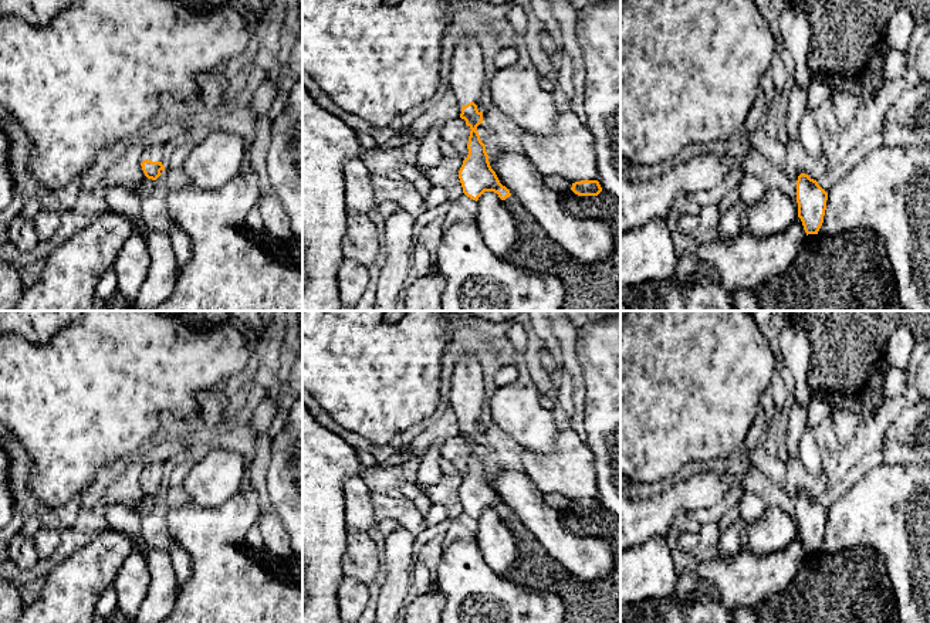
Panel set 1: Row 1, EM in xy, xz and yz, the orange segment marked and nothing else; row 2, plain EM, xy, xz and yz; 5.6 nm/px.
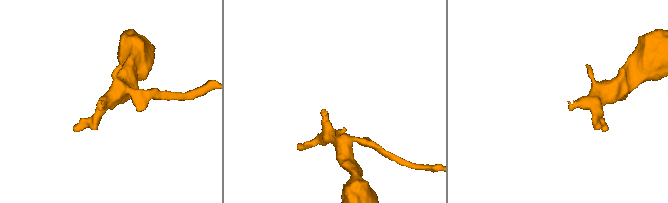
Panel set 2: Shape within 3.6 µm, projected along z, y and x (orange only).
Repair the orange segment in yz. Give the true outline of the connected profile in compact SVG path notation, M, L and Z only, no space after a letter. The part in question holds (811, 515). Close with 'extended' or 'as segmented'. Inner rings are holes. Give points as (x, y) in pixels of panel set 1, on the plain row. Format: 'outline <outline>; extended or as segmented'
outline M801 491L797 498L798 535L808 552L818 552L826 528L828 511L808 492Z; as segmented

